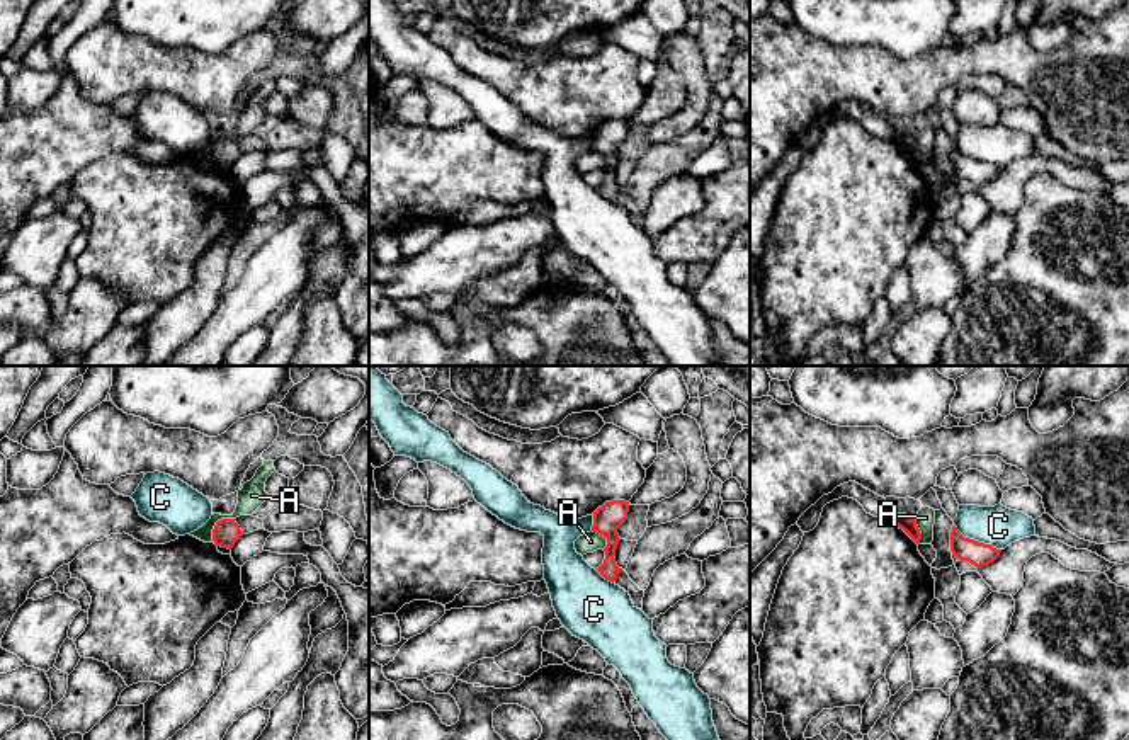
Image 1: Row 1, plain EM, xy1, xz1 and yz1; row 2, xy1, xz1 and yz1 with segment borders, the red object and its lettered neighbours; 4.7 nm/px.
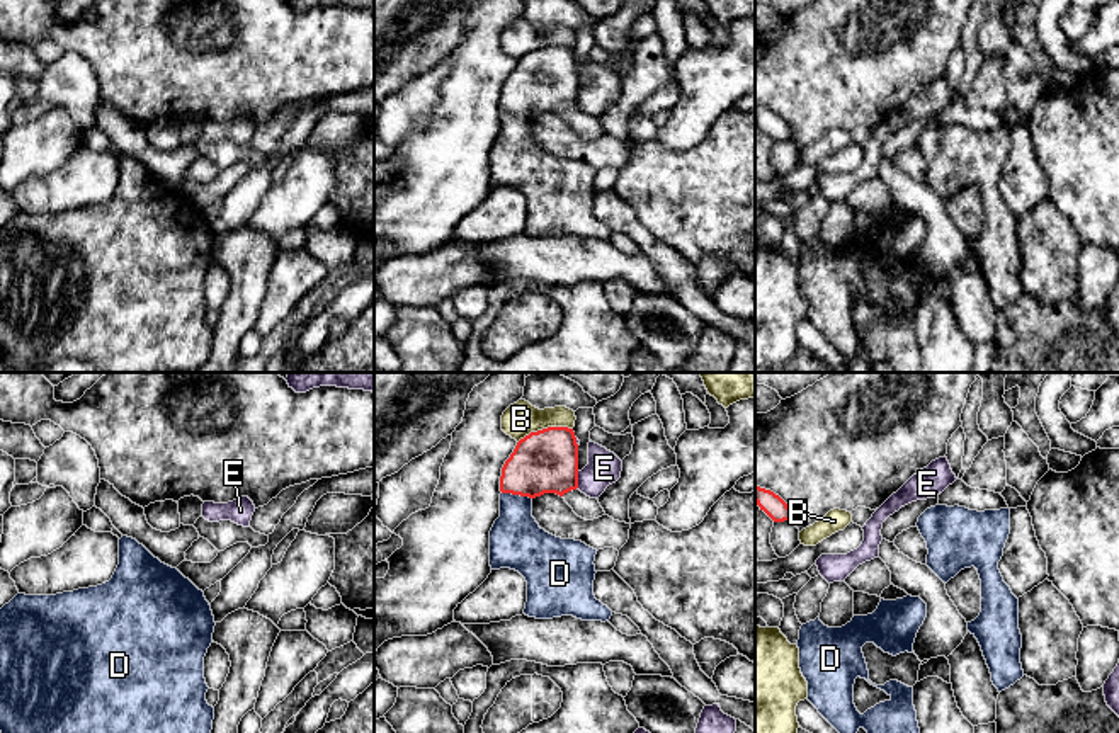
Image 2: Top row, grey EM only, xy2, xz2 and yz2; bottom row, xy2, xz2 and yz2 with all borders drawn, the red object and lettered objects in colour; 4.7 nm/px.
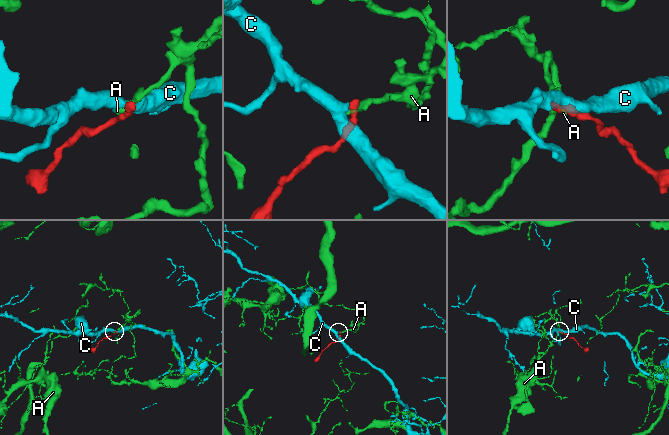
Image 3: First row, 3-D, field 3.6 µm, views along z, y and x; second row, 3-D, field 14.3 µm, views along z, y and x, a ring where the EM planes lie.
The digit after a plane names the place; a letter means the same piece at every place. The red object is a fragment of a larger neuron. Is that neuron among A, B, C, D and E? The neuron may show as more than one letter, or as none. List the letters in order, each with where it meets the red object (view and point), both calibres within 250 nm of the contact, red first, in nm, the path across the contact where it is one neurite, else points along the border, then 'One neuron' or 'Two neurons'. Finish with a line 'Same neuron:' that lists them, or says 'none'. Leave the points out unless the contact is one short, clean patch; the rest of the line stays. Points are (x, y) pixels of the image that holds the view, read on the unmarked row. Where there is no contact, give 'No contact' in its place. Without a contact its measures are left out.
A: Touches red at xy1 (216, 143). Thickness 120 nm (red) against 120 nm. Boundary: xy1 (233, 136), (223, 136), (216, 142), (213, 160). Two neurons
B: Touches red at xz2 (545, 48). Thickness 300 nm (red) against 160 nm. Two neurons
C: Touches red at yz1 (976, 160). Thickness 110 nm (red) against 190 nm. Two neurons
D: Touches red at xz2 (517, 113). Thickness 300 nm (red) against 260 nm. Boundary: xz2 (502, 111), (531, 118). Two neurons
E: Touches red at xz2 (577, 99). Thickness 300 nm (red) against 160 nm. Boundary: xz2 (577, 90), (579, 106). Two neurons
Same neuron: none

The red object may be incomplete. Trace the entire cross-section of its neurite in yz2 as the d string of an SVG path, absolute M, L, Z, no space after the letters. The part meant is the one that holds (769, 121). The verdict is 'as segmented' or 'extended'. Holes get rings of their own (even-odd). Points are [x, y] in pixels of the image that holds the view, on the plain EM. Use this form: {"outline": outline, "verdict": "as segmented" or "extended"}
{"outline": "M755 105L755 122L764 129L774 141L792 141L792 131L787 122L770 109Z", "verdict": "as segmented"}

